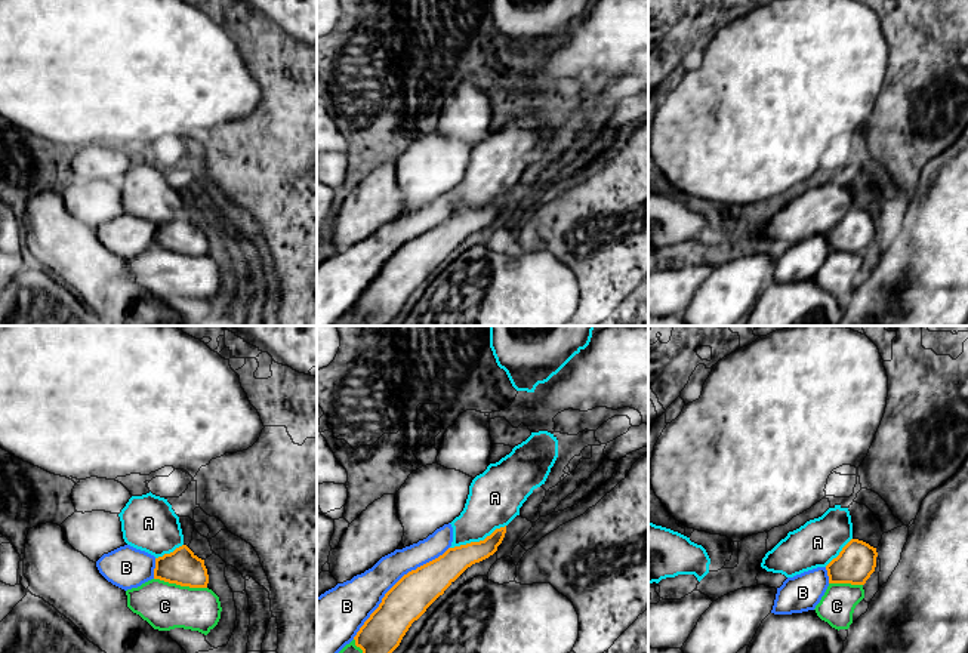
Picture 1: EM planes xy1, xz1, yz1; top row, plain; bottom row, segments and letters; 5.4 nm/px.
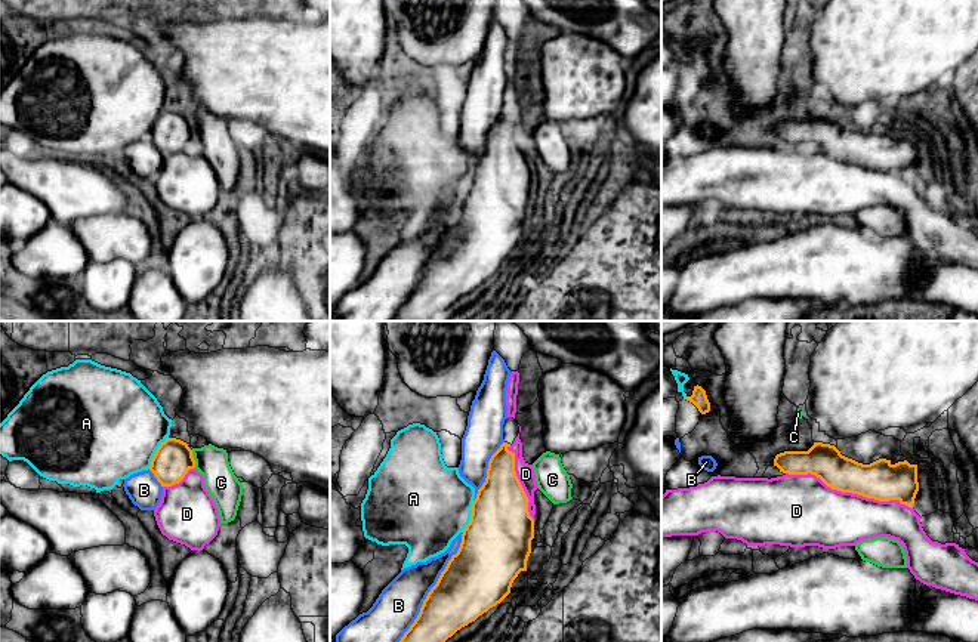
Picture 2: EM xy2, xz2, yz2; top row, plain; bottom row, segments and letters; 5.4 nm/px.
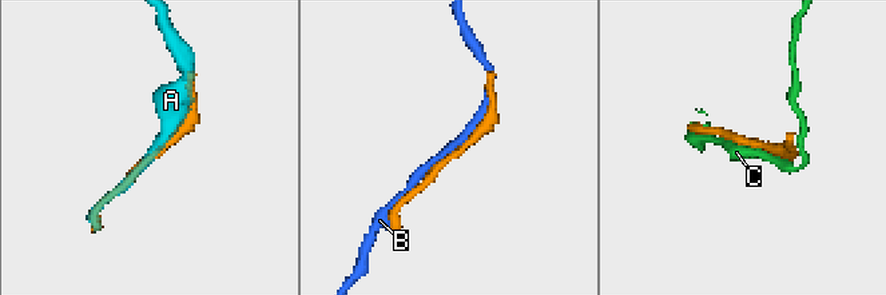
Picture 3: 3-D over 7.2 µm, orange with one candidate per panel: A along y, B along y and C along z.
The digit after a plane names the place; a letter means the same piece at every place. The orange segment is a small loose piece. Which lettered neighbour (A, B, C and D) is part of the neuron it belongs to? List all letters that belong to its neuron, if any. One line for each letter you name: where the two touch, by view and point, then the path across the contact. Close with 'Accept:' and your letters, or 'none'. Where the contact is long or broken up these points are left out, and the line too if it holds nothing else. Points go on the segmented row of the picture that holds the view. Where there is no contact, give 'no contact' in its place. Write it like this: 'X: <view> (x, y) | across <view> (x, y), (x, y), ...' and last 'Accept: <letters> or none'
A: xz1 (477, 542)
Accept: A

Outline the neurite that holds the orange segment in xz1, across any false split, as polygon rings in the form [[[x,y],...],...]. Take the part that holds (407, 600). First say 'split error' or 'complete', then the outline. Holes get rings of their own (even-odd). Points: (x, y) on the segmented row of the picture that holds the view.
split error; [[[548,431],[531,435],[515,446],[509,455],[477,475],[471,486],[463,511],[450,524],[453,527],[451,546],[438,558],[404,575],[382,598],[379,607],[354,637],[363,653],[392,653],[403,637],[426,609],[472,564],[480,563],[497,551],[506,526],[520,515],[520,508],[534,489],[545,484],[558,458],[558,440]]]

